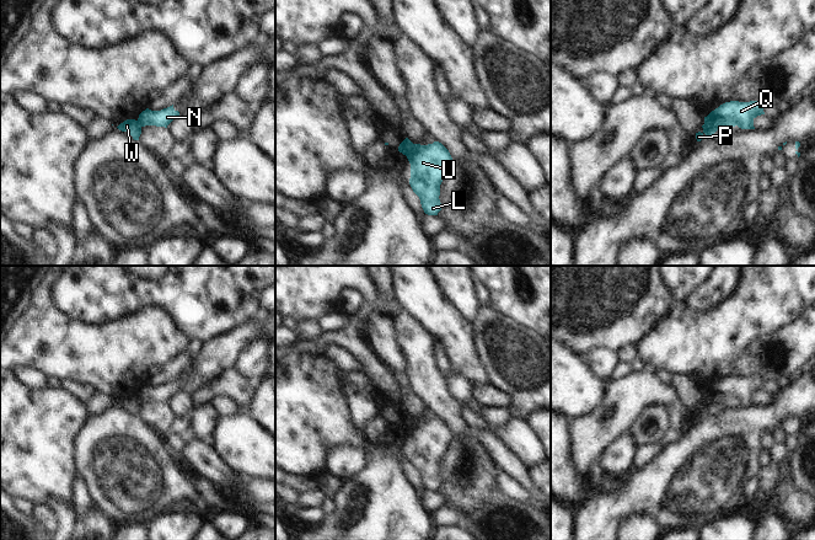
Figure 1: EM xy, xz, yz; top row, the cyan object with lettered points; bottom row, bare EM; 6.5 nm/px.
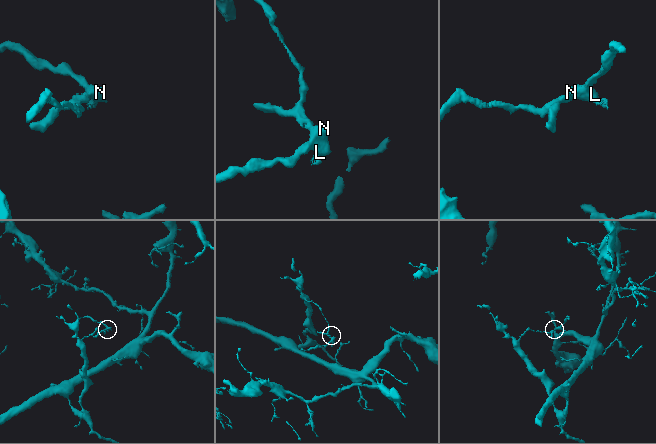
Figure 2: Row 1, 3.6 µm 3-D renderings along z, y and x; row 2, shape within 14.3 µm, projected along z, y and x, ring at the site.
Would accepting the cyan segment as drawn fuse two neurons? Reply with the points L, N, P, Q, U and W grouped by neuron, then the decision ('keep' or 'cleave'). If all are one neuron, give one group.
groups L N Q U / P W; cleave

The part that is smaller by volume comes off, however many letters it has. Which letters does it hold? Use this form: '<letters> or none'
L, N, Q, U.

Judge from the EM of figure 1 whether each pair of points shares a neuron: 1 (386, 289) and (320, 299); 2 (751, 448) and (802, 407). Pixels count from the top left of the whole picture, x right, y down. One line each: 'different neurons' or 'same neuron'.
1: different neurons
2: same neuron

